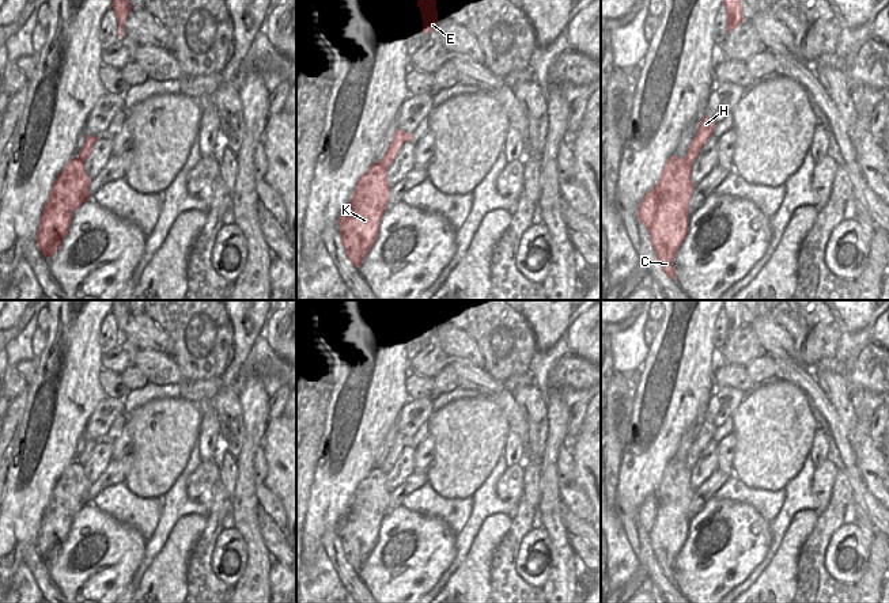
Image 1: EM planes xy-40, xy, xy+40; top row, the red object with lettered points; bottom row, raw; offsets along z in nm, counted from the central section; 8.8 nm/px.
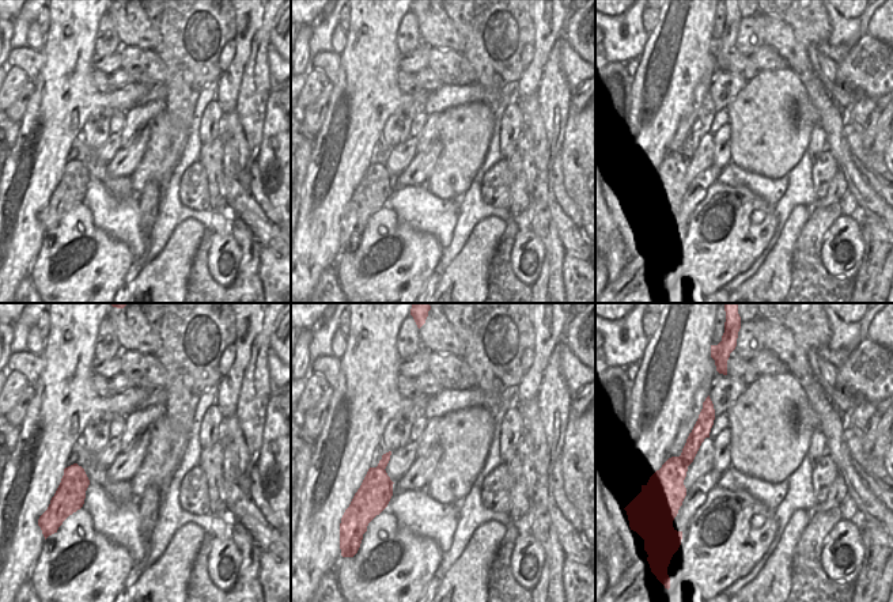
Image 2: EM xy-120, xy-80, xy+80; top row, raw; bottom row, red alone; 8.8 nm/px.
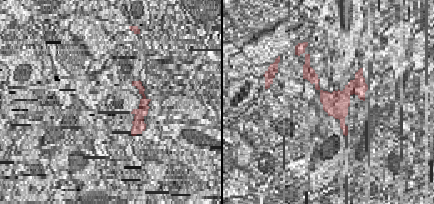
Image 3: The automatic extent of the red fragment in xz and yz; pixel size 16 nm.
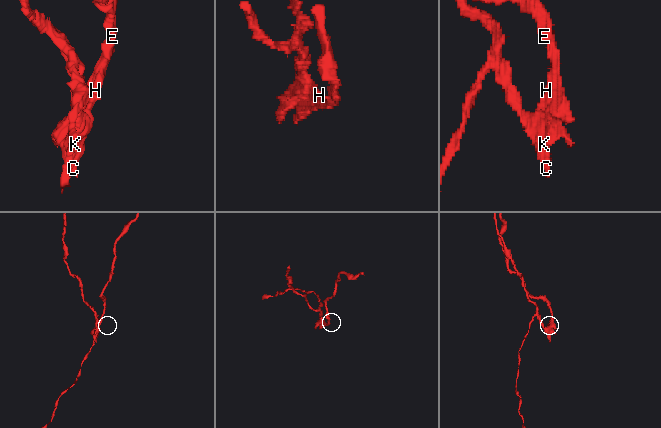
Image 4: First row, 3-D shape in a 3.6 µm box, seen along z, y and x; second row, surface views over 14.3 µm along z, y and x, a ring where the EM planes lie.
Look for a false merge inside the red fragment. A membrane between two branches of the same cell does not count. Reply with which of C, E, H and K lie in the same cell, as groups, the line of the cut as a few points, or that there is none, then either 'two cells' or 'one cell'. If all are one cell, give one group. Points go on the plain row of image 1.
groups C K / E H; cut xy (378, 466), (386, 473); two cells

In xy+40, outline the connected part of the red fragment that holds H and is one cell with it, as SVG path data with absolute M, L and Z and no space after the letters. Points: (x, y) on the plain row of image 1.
M704 418L700 431L688 452L686 464L693 469L697 462L700 454L704 451L707 444L714 439L715 425L711 424L707 418Z

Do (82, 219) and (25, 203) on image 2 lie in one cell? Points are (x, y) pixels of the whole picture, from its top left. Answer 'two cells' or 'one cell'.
two cells

